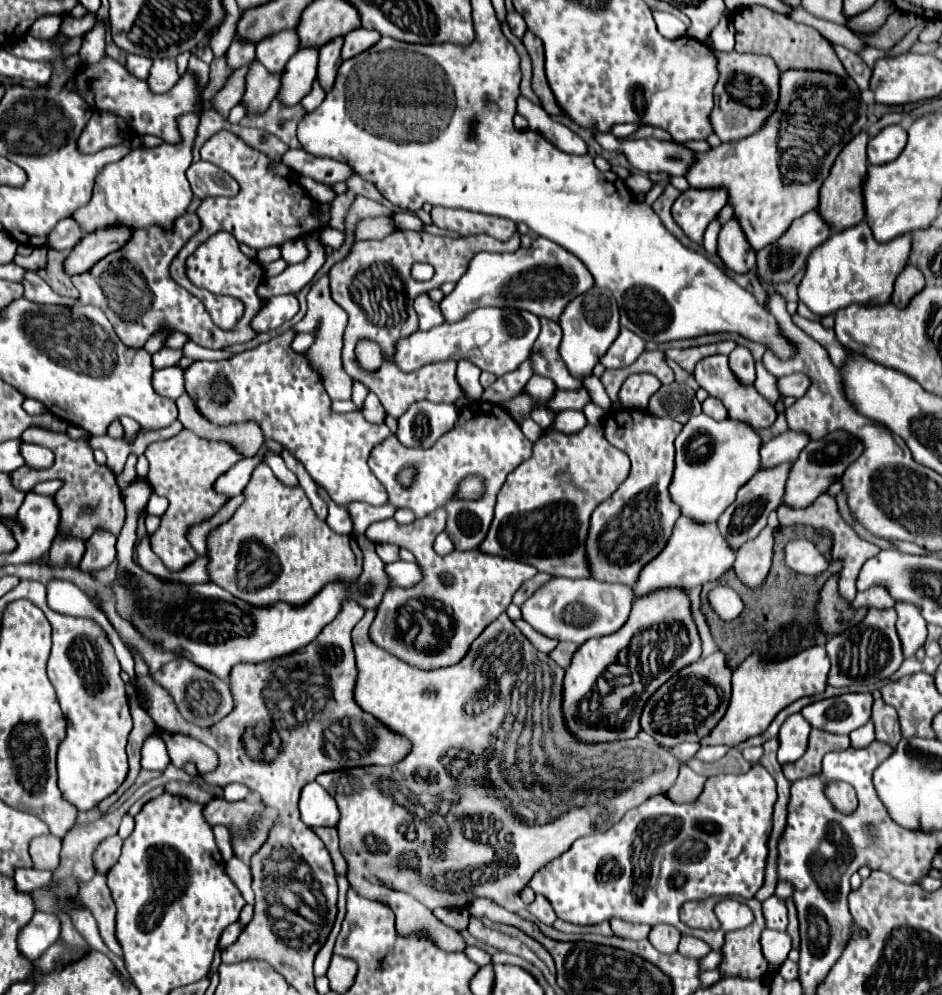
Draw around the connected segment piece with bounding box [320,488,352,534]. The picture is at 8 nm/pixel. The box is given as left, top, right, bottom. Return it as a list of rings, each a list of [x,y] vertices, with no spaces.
[[[320,488],[320,494],[326,498],[326,502],[328,502],[328,518],[326,518],[326,524],[334,530],[334,532],[340,532],[340,534],[350,534],[352,532],[352,518],[350,518],[350,514],[348,514],[348,510],[346,508],[340,508],[340,506],[336,506],[332,500],[330,500],[330,496]]]

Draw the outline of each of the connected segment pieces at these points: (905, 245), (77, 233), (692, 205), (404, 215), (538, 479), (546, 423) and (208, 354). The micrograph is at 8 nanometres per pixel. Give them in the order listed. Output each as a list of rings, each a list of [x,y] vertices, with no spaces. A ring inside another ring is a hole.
[[[866,220],[836,232],[808,256],[806,276],[798,286],[800,302],[804,302],[818,316],[834,314],[850,304],[886,304],[890,302],[894,280],[902,272],[910,250],[912,234],[880,244],[872,236]]]
[[[64,218],[50,232],[50,236],[48,236],[48,248],[68,250],[70,252],[76,246],[76,242],[80,242],[82,236],[84,236],[84,232],[80,230],[78,222],[74,218]]]
[[[690,188],[680,194],[680,198],[672,206],[674,220],[684,230],[684,234],[702,244],[702,234],[706,226],[716,218],[716,214],[728,204],[728,190],[726,188],[704,188],[696,190]]]
[[[398,212],[398,214],[394,214],[394,224],[398,228],[410,228],[410,230],[418,230],[418,232],[424,230],[422,220],[416,214],[412,214],[412,212]]]
[[[586,424],[584,430],[570,436],[556,430],[546,430],[542,438],[534,444],[532,458],[522,462],[514,472],[508,474],[498,494],[494,522],[488,530],[486,540],[480,544],[480,550],[532,564],[538,572],[546,572],[550,576],[590,578],[588,558],[584,554],[584,540],[588,538],[588,522],[592,510],[596,510],[600,502],[616,492],[616,488],[628,478],[628,472],[628,456],[604,438],[602,426]]]
[[[538,406],[534,412],[532,412],[532,420],[542,428],[542,430],[546,430],[546,428],[550,428],[550,424],[554,422],[554,412],[550,412],[548,408],[544,408],[544,406]]]
[[[186,342],[182,350],[186,358],[194,358],[194,360],[226,360],[232,356],[228,350],[208,350],[208,348],[196,346],[194,342]]]

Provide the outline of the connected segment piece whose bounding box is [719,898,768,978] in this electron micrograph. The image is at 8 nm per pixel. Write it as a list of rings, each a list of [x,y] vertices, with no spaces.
[[[752,898],[752,900],[742,900],[742,902],[752,908],[756,920],[754,920],[748,928],[726,932],[724,945],[721,949],[722,962],[719,966],[719,970],[722,977],[738,976],[741,978],[760,978],[760,976],[764,976],[766,970],[768,970],[768,962],[766,962],[766,958],[762,956],[762,950],[760,950],[760,934],[762,934],[762,930],[766,928],[766,926],[764,926],[764,914],[762,914],[762,910],[760,910],[762,904],[760,904],[756,898]]]

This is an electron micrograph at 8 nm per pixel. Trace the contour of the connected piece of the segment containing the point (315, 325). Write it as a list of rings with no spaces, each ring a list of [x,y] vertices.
[[[328,274],[322,276],[308,292],[308,312],[306,316],[294,326],[294,332],[314,332],[316,340],[314,344],[304,352],[308,356],[308,362],[314,366],[314,370],[320,374],[320,380],[324,382],[324,390],[332,400],[348,400],[348,374],[342,368],[340,352],[342,352],[342,336],[346,330],[348,314],[332,300],[330,288],[328,288]]]

